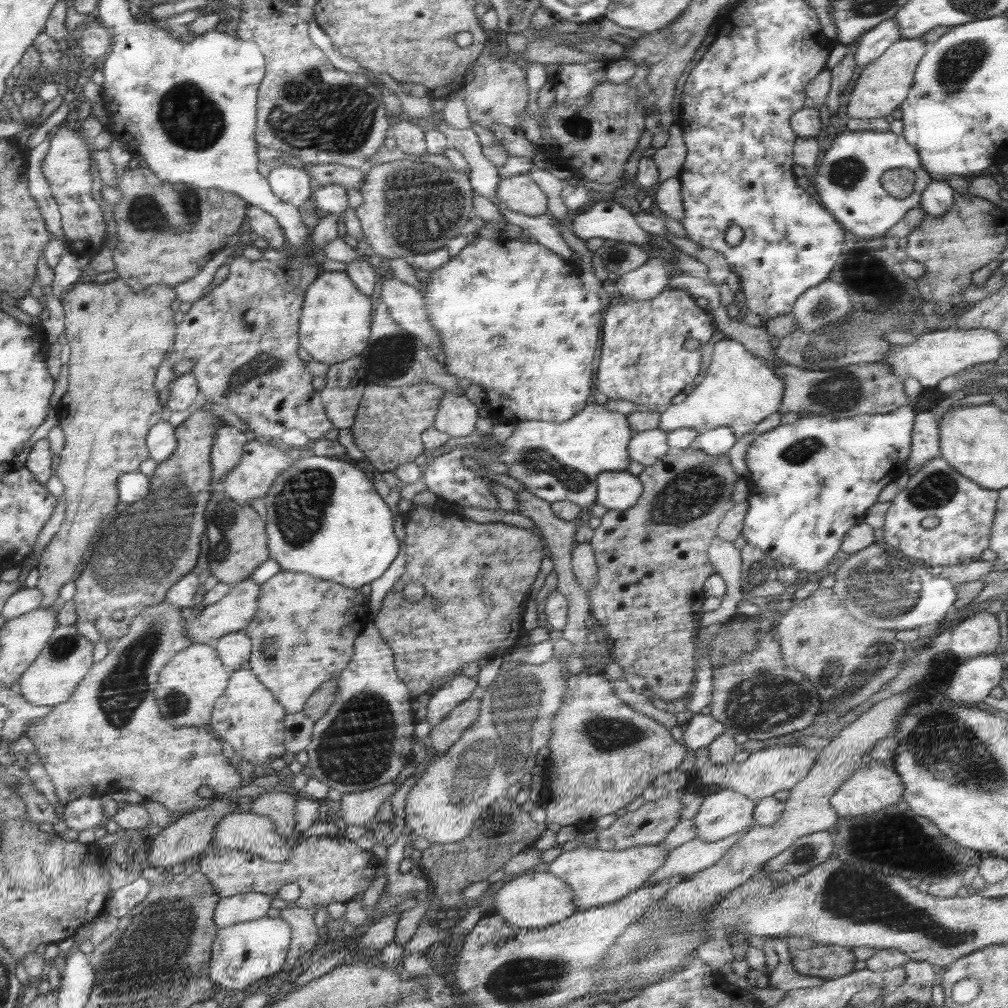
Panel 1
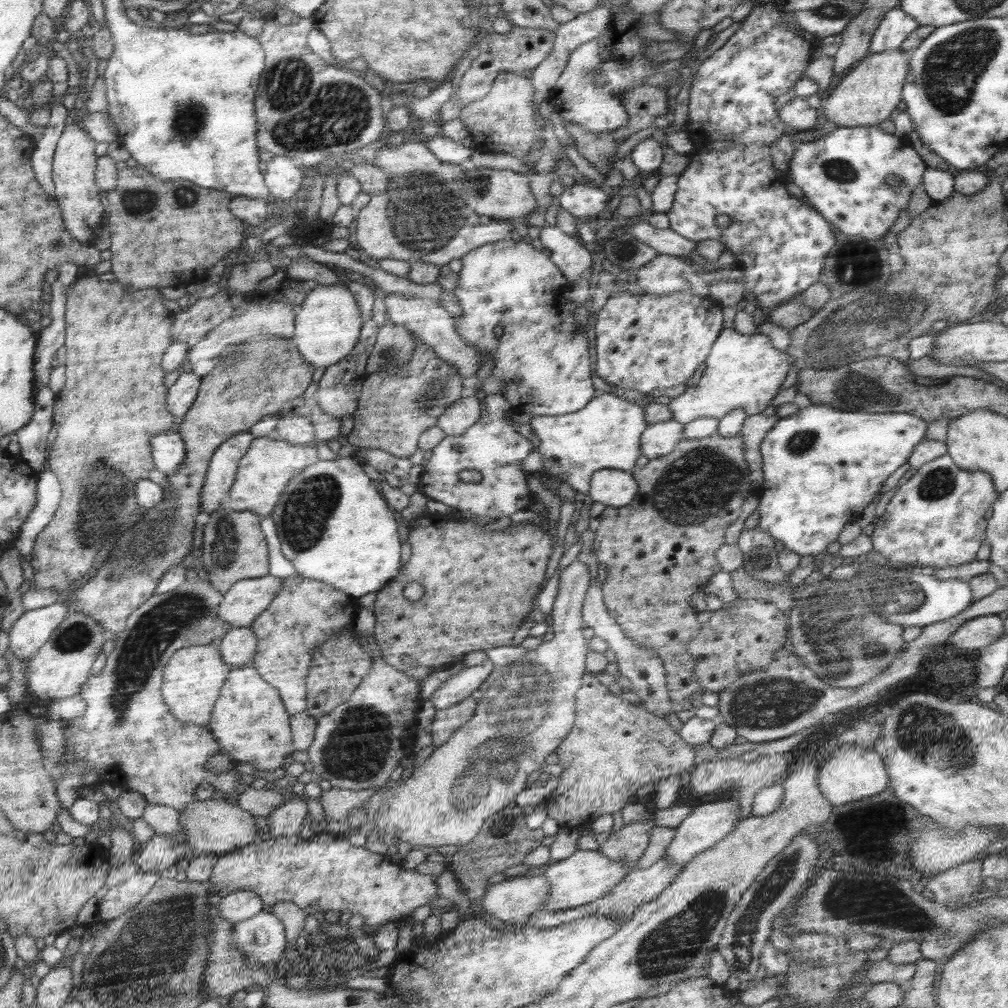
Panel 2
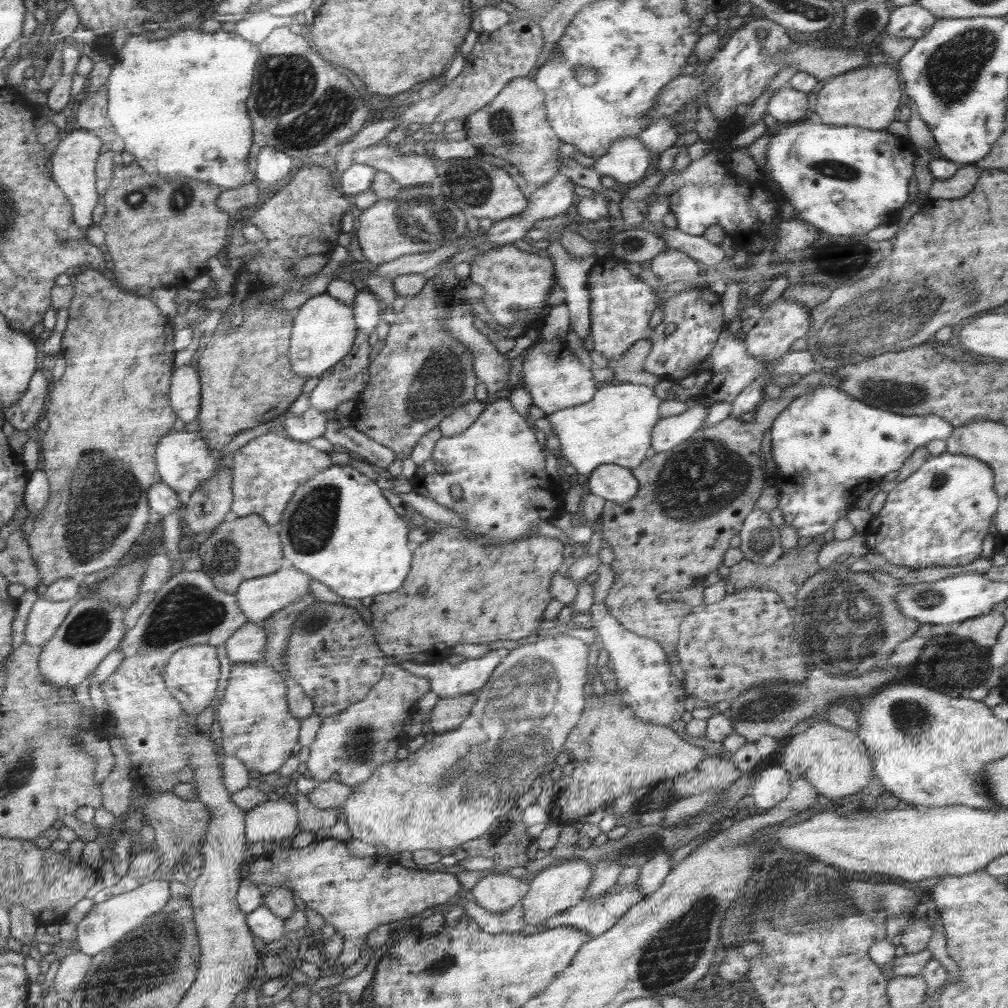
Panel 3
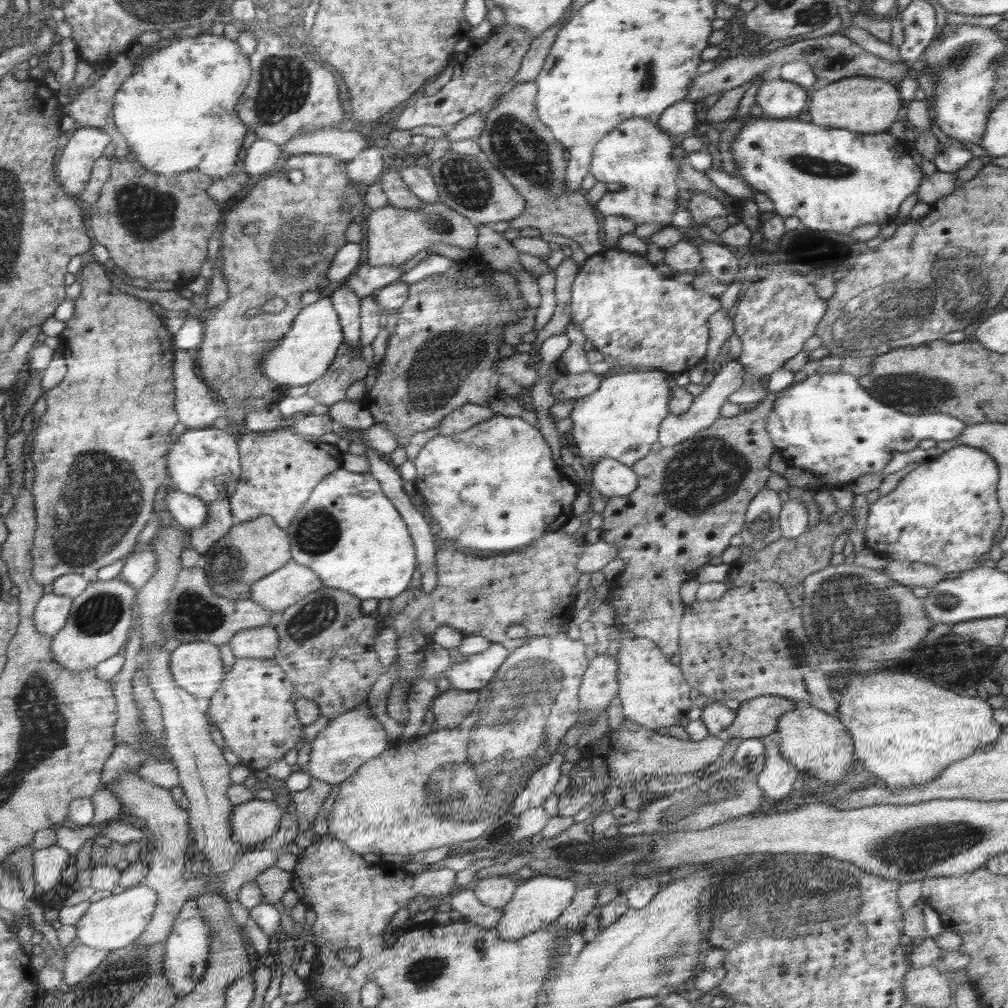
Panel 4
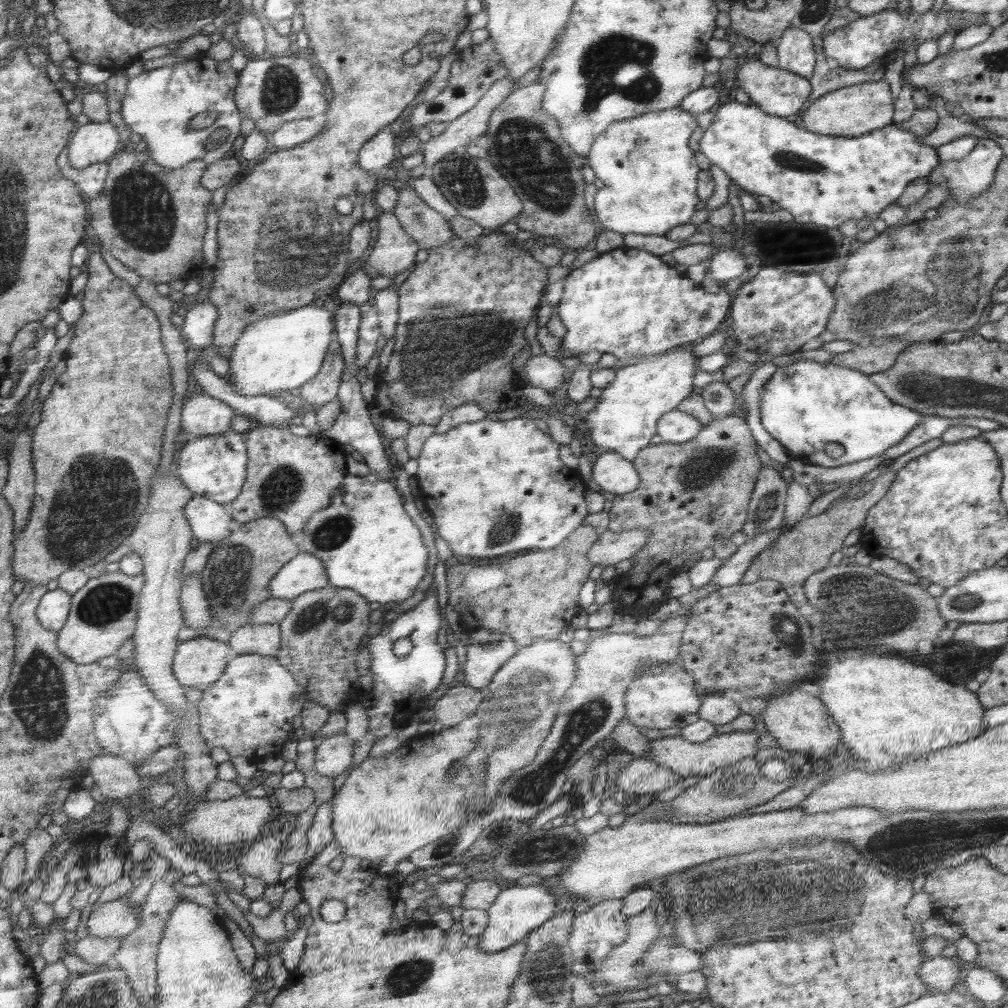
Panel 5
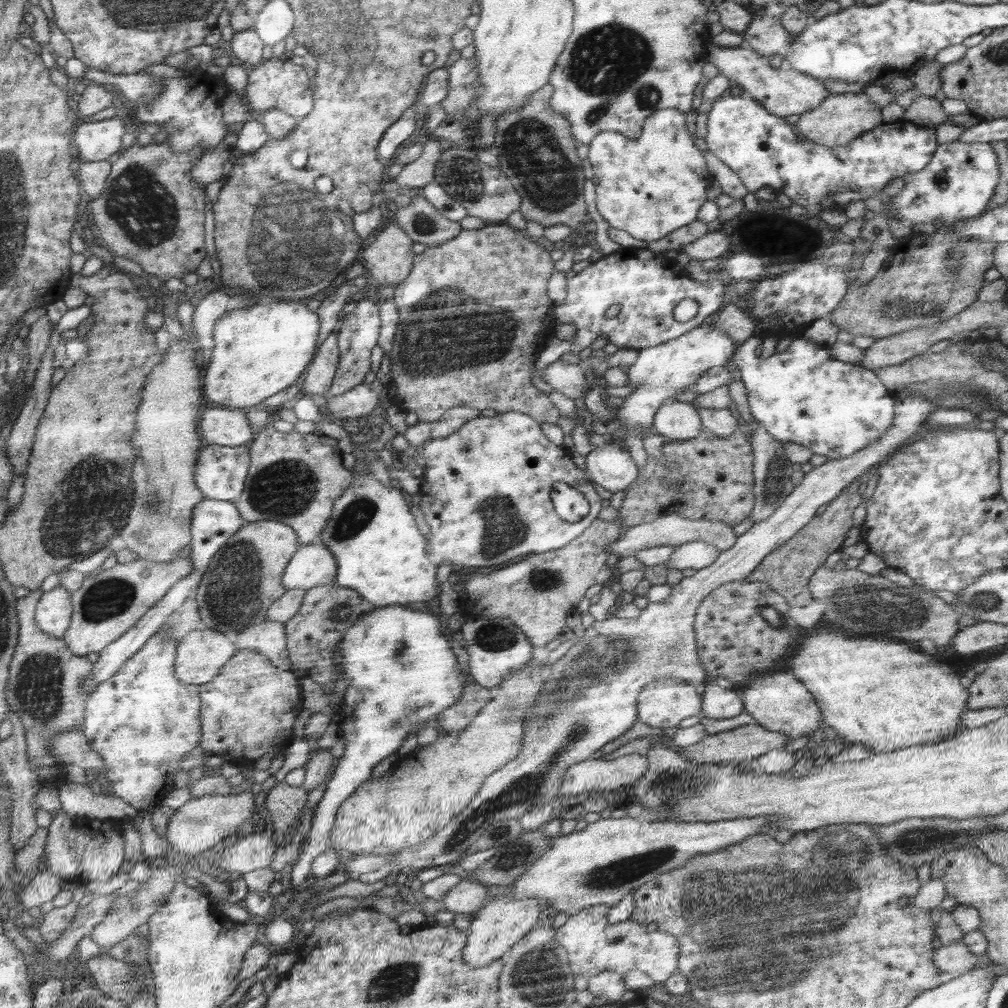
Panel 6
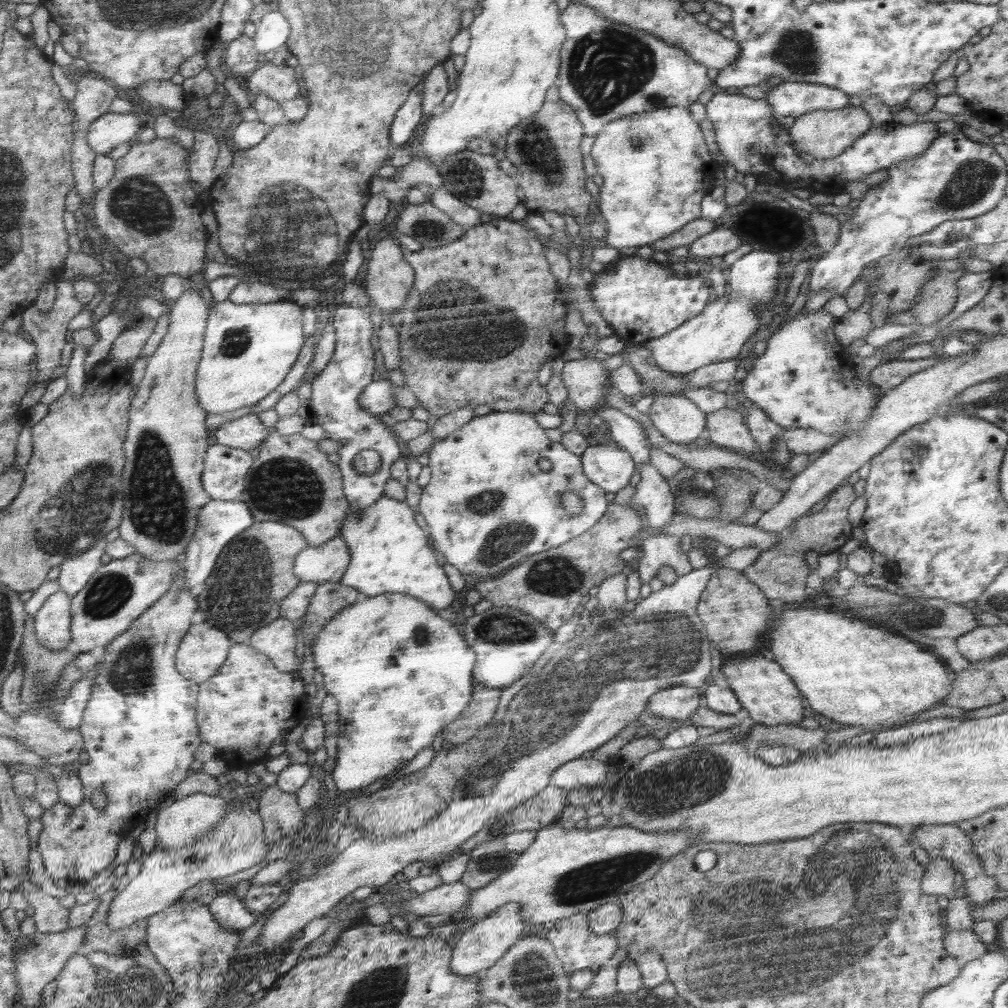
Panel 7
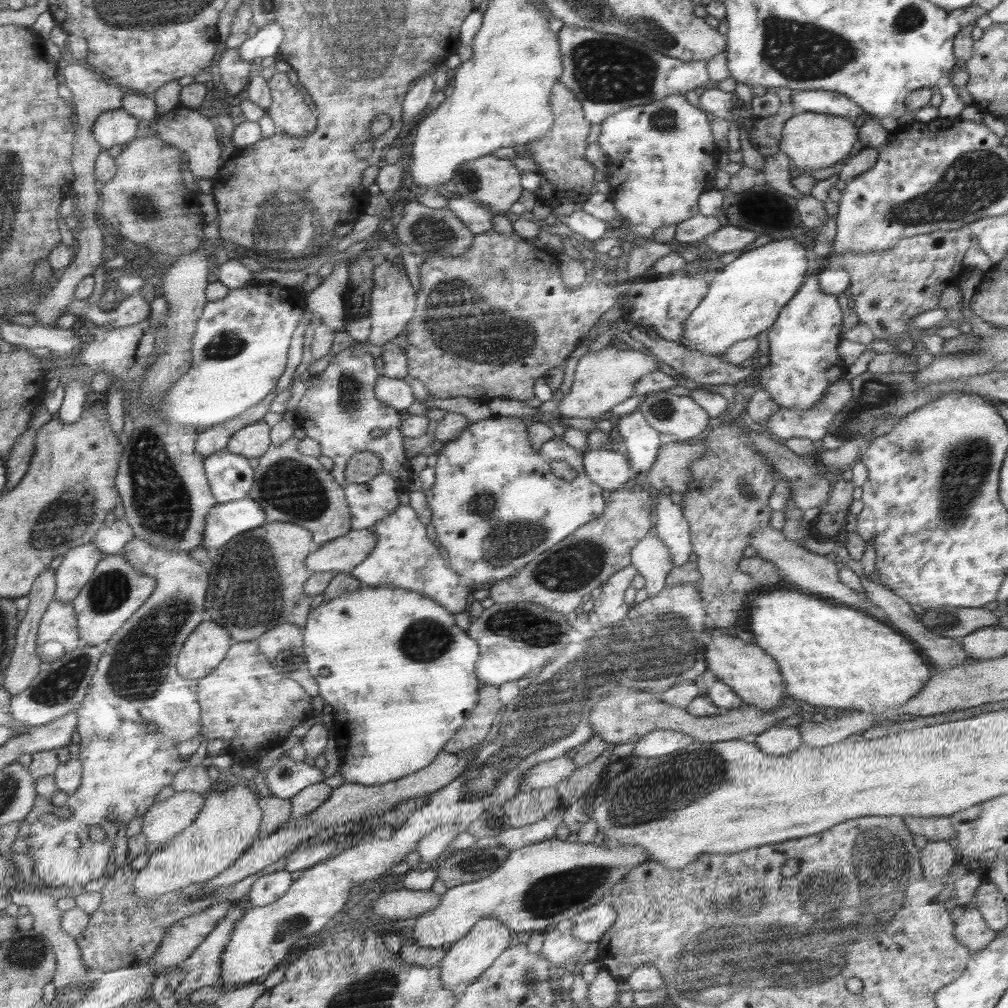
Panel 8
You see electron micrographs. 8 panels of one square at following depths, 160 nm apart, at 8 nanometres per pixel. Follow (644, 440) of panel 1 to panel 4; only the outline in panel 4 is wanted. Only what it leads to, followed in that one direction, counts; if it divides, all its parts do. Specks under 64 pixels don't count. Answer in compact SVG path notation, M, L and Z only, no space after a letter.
M732 361L726 366L719 366L717 373L714 376L714 380L706 387L706 390L696 396L690 406L689 410L686 410L683 414L669 416L663 421L662 428L659 430L659 441L664 448L679 445L680 442L686 441L687 438L694 437L697 433L703 432L710 426L713 426L718 418L720 410L723 409L723 404L732 395L732 393L738 391L743 384L744 367L738 361Z

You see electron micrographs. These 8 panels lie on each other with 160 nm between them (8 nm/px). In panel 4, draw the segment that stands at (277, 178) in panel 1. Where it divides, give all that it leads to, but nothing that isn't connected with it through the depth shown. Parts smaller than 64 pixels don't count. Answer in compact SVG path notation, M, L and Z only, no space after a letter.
M257 138L246 153L246 159L240 166L251 178L266 176L281 164L282 147L266 139Z

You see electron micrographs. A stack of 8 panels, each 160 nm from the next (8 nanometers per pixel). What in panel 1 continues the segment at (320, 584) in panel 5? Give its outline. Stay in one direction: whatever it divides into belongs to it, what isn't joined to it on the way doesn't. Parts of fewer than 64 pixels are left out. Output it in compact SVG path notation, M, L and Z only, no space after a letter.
M244 579L230 586L228 593L220 601L206 606L202 612L199 612L199 615L194 615L189 620L187 626L188 637L193 644L211 644L215 640L226 636L226 634L244 631L259 610L260 594L262 594L261 584L252 579Z

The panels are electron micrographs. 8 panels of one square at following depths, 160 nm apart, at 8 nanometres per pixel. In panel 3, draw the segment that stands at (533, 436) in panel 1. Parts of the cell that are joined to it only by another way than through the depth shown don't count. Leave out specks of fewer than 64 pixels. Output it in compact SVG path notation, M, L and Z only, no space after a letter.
M610 382L583 405L571 406L545 418L560 442L556 453L561 453L576 469L579 480L586 480L600 465L612 463L635 469L646 460L646 450L661 419L662 402L652 387Z

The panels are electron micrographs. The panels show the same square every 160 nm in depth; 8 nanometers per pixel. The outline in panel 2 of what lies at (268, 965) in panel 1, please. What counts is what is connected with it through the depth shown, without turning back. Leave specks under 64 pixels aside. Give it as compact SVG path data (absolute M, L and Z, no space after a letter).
M260 911L248 920L240 921L234 928L235 946L254 965L268 969L268 965L276 963L283 966L280 956L284 952L283 921L270 911Z

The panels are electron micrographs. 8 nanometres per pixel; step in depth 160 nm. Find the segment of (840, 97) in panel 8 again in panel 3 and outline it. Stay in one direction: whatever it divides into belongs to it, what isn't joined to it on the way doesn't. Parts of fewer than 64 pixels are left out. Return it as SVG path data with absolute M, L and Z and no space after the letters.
M786 85L776 91L767 103L767 111L781 125L804 120L808 112L808 98L804 91Z

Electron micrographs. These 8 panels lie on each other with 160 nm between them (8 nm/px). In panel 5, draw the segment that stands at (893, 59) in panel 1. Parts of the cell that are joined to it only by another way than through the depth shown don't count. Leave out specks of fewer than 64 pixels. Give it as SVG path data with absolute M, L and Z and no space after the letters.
M885 79L868 81L852 86L846 86L821 95L810 103L808 110L801 114L804 128L815 131L816 134L832 135L837 137L855 137L870 133L876 128L893 124L891 84Z

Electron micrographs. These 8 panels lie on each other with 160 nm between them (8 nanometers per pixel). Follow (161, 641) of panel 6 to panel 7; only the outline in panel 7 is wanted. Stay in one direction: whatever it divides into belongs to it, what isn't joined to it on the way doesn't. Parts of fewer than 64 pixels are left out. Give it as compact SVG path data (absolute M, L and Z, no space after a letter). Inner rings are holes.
M183 569L175 576L175 580L172 581L172 586L168 589L168 592L155 602L146 613L141 614L136 618L134 624L131 625L131 629L127 633L120 634L116 640L107 644L103 649L103 656L101 657L98 676L93 684L91 690L91 697L87 702L86 708L83 712L83 717L79 726L79 731L84 739L84 746L88 756L90 757L88 764L77 765L78 776L83 784L83 791L85 794L82 804L78 806L72 806L68 803L58 802L54 806L45 809L45 813L41 816L42 821L42 833L38 837L38 851L44 859L44 867L46 873L58 881L62 878L67 878L75 885L82 882L88 882L93 878L100 878L100 874L104 874L104 870L108 870L113 862L116 862L116 854L120 854L120 842L124 842L132 831L140 825L149 814L157 808L157 801L162 798L172 795L176 786L180 784L190 774L190 764L195 760L195 754L202 742L198 738L198 726L196 726L196 710L194 710L194 704L196 704L196 696L198 696L198 686L194 686L194 682L188 682L184 676L180 676L176 672L175 654L176 648L179 648L178 644L182 644L182 636L186 636L188 628L192 626L192 620L198 618L199 603L196 598L190 594L190 586L186 585L186 579L184 579ZM96 790L104 790L108 802L102 809L94 807L92 804L92 796Z

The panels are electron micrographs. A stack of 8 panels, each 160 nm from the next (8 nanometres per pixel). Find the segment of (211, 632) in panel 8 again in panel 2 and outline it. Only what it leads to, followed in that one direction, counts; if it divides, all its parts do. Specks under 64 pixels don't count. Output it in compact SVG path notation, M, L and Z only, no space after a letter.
M210 642L180 649L167 661L162 676L162 698L168 703L176 719L198 726L209 723L210 712L213 712L212 708L215 708L215 702L219 700L220 688L223 688L222 684L226 684L226 676L229 676L230 670L220 660L220 653L216 650L216 645Z

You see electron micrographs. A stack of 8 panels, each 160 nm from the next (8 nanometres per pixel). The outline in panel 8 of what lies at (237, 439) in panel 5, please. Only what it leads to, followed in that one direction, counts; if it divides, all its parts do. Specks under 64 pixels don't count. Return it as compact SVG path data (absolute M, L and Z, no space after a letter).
M224 450L207 456L203 462L206 463L212 495L218 504L247 497L254 484L248 457Z

